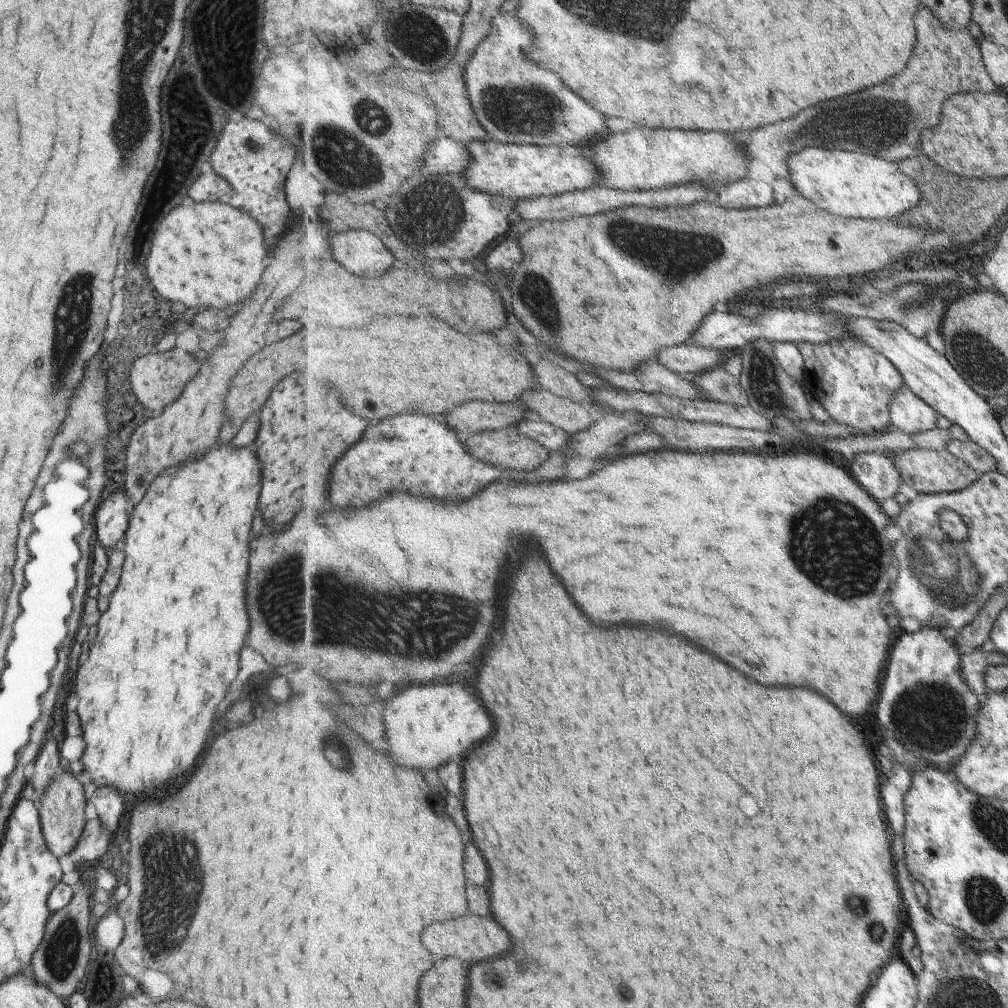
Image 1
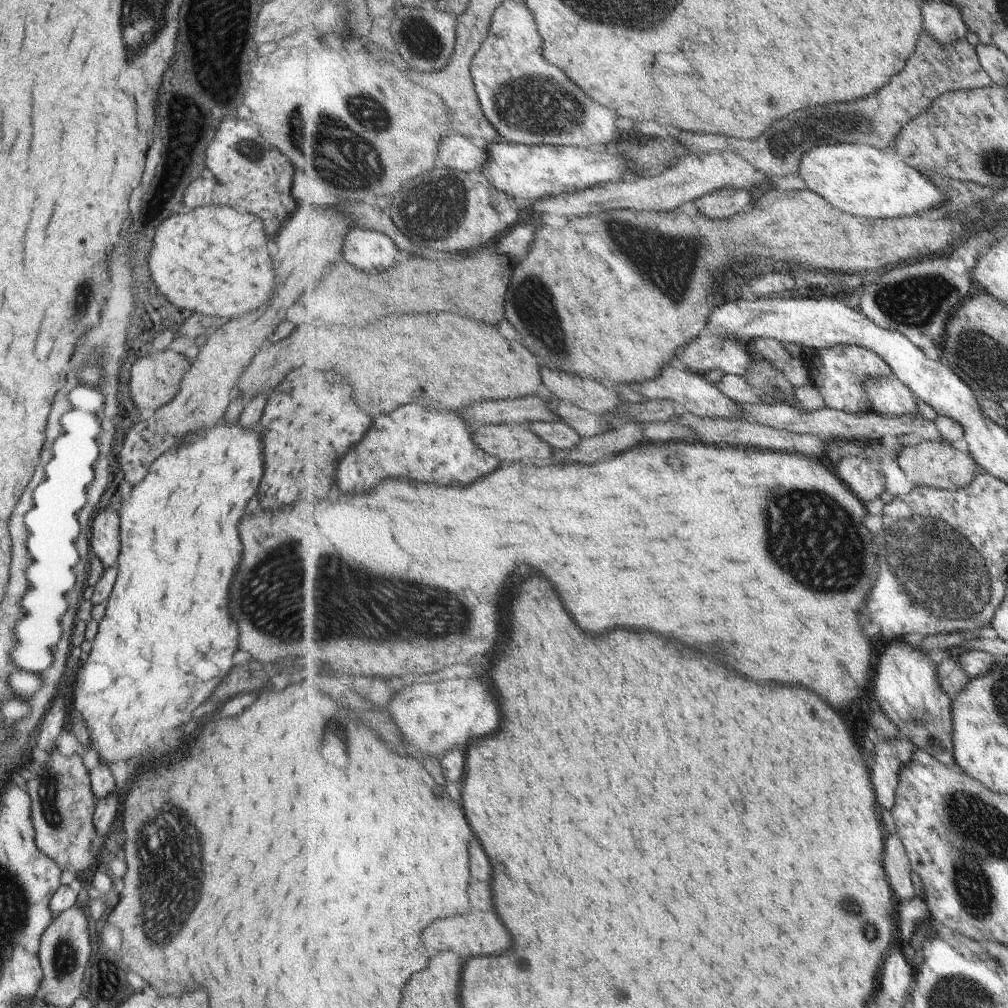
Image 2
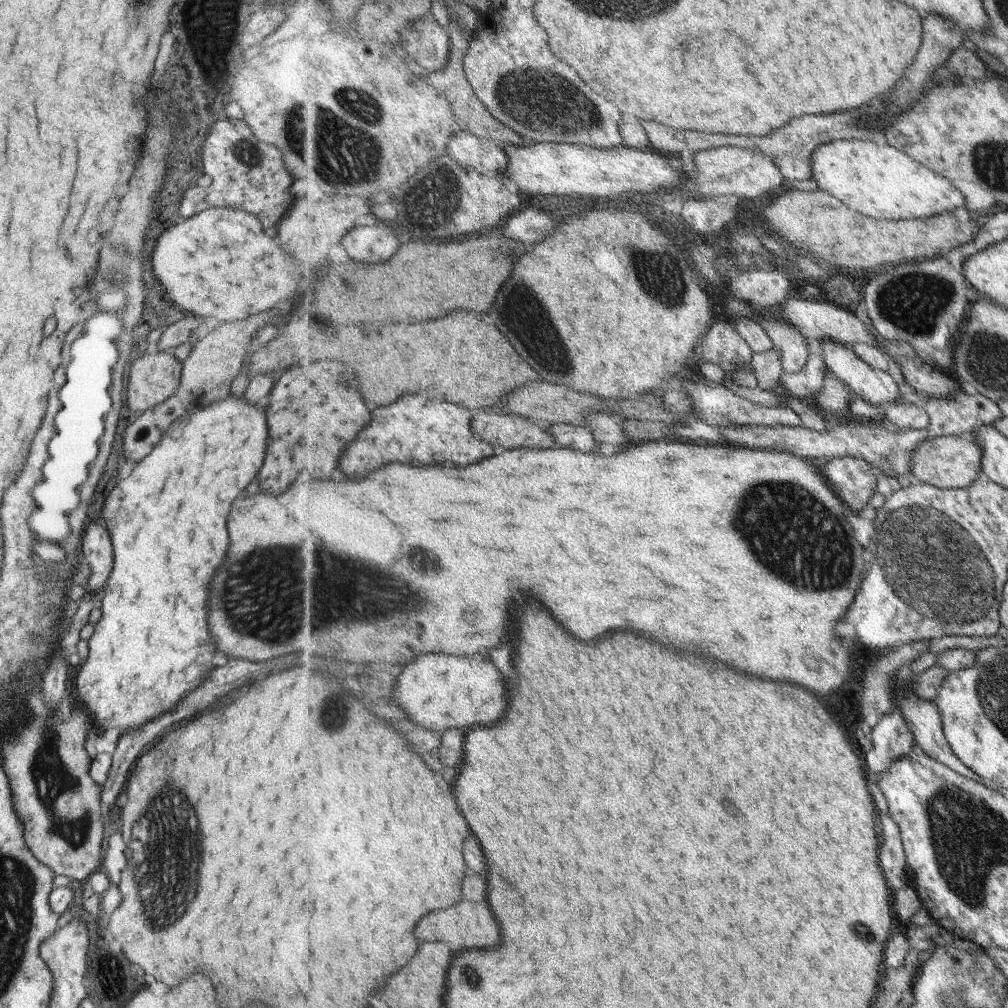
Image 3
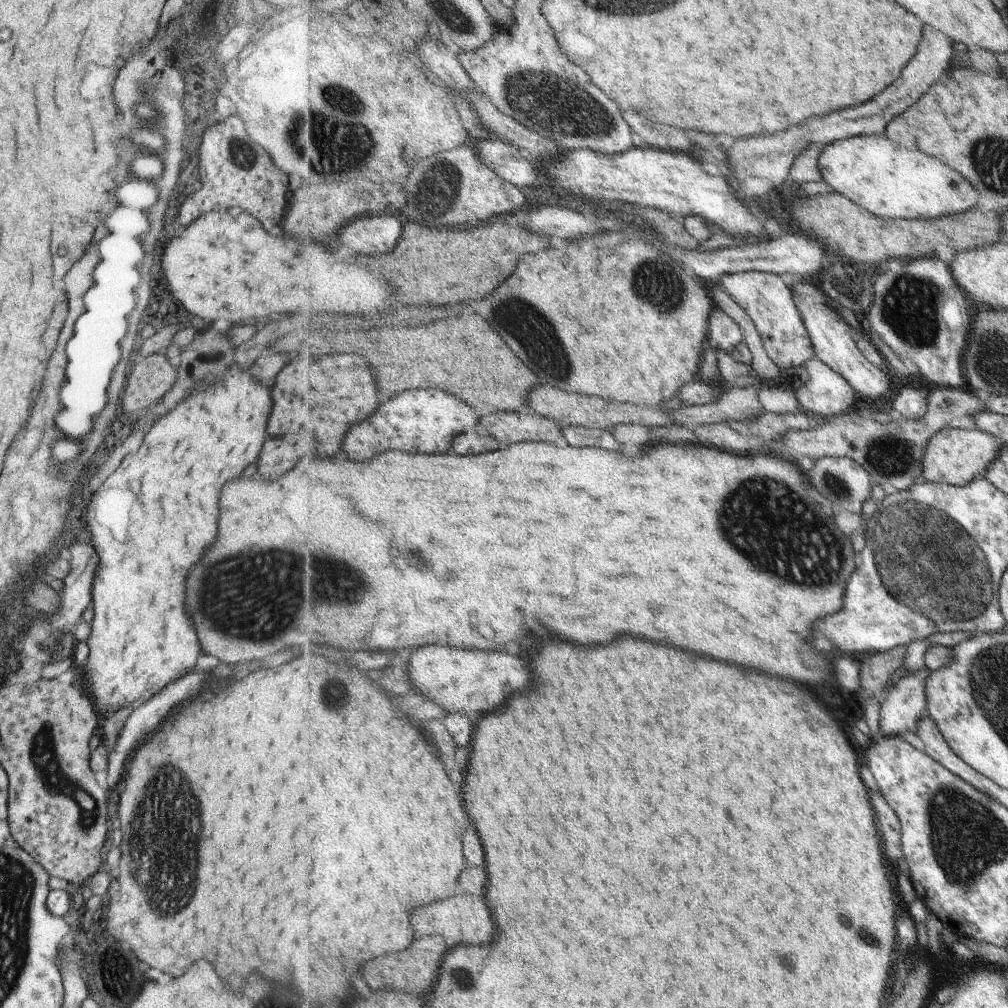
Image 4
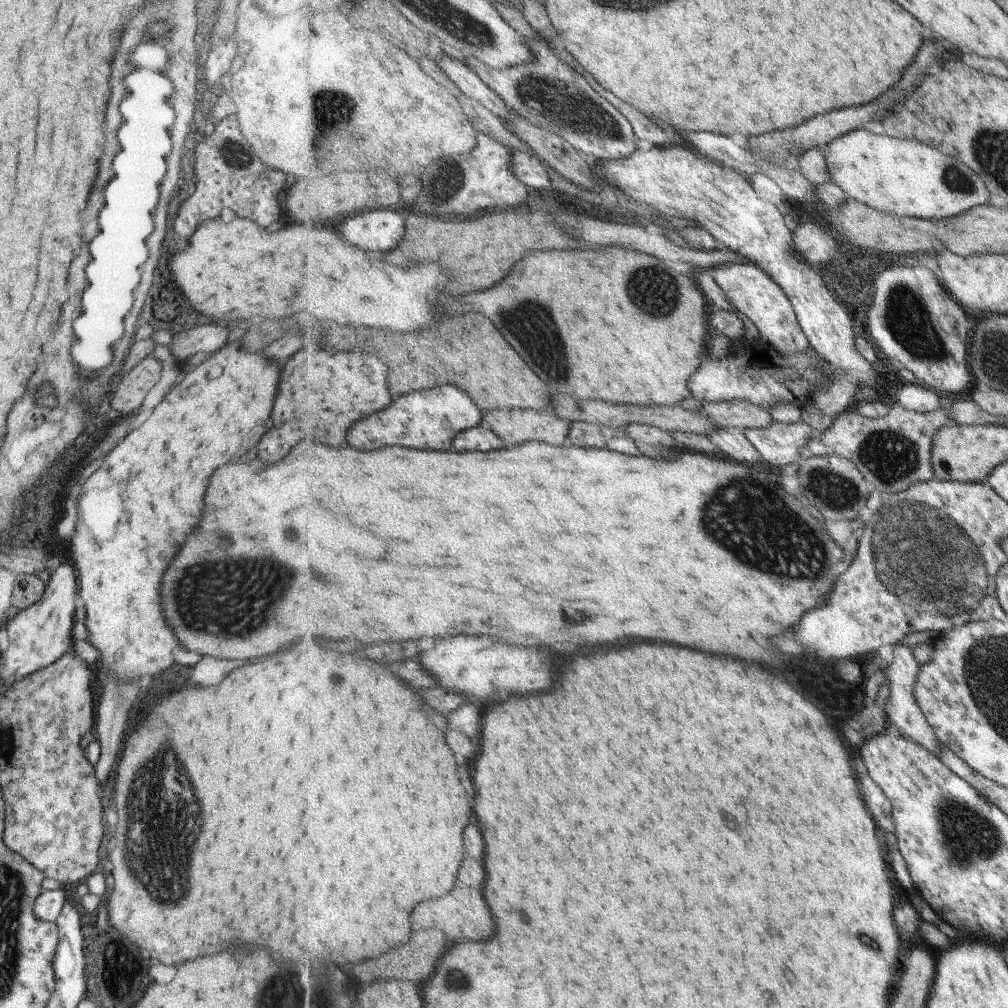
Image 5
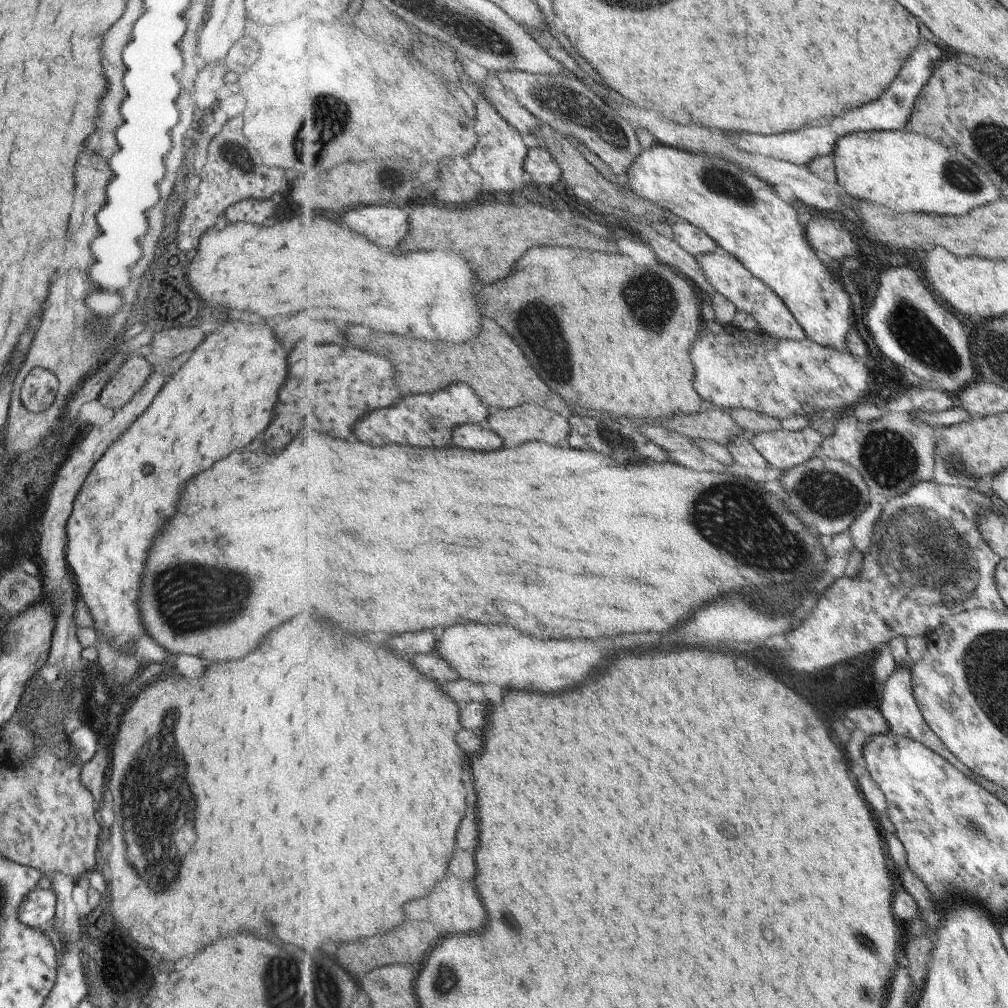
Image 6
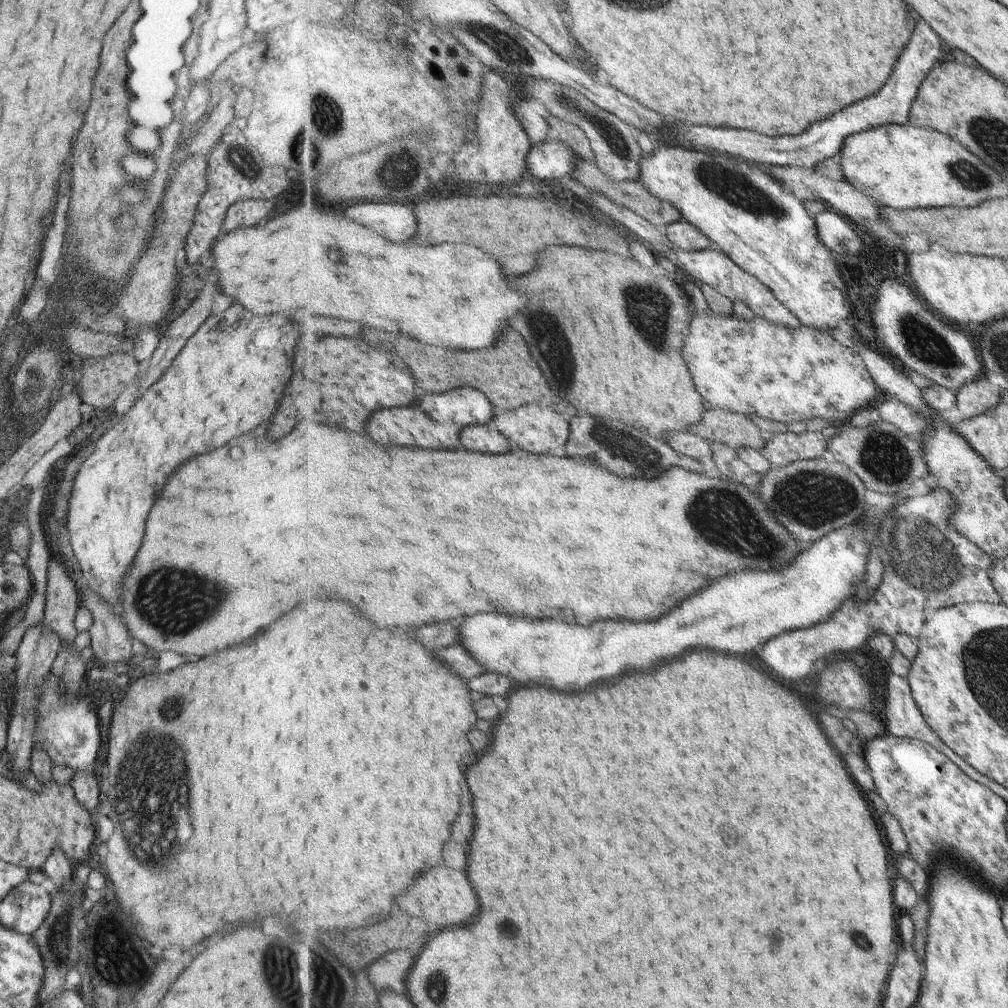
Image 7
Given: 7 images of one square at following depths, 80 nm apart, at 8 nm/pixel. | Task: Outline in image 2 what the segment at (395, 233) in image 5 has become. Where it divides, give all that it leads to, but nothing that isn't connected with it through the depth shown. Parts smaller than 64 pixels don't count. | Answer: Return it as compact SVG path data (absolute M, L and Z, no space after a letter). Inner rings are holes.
M357 227L351 228L345 235L344 244L345 260L365 272L393 266L397 254L401 252L389 236Z

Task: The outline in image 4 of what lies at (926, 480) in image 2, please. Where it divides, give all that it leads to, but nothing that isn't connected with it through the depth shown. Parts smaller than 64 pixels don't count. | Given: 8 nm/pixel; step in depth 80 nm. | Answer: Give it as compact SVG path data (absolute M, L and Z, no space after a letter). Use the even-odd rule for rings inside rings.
M945 429L937 432L929 441L922 460L923 479L932 483L964 487L974 478L983 477L986 466L994 460L1000 451L1001 442L986 431L973 429Z

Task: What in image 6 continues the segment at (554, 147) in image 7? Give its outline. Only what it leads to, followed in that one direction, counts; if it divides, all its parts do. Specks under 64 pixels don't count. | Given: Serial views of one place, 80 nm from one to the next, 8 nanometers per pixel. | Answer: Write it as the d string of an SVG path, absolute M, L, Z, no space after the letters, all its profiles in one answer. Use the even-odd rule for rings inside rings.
M538 146L528 152L525 171L534 193L543 186L552 186L563 178L563 172L557 160L548 151L541 150Z

